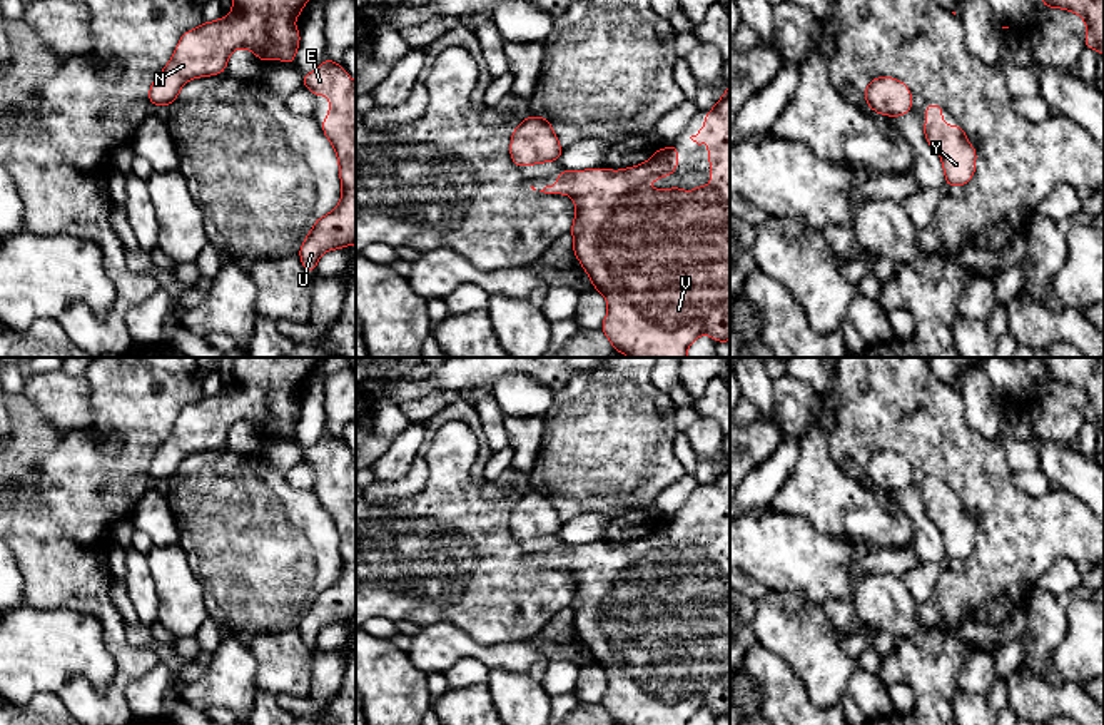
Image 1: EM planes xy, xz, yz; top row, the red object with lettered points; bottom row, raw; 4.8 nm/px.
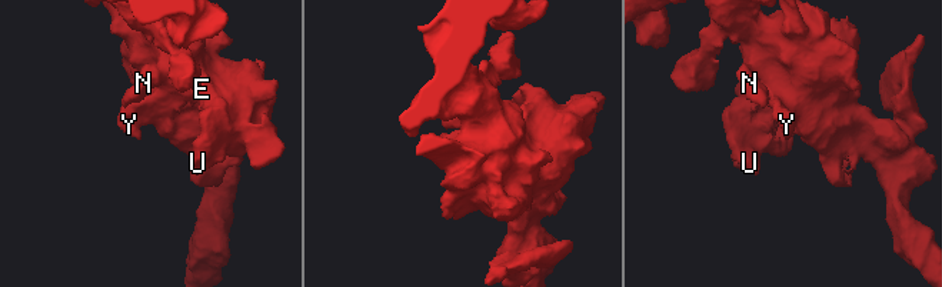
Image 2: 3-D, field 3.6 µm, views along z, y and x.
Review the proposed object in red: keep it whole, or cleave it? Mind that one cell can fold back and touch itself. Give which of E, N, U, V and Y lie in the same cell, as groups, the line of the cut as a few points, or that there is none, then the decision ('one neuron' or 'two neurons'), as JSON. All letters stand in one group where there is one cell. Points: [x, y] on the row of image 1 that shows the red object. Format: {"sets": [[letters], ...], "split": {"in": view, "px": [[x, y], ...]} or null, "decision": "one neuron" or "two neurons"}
{"sets": [["E", "N", "U", "V", "Y"]], "split": null, "decision": "one neuron"}

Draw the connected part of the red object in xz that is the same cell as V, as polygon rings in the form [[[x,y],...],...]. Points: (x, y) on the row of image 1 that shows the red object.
[[[730,85],[725,90],[723,97],[713,105],[713,110],[703,115],[703,120],[708,124],[701,127],[696,135],[690,139],[701,145],[705,140],[710,144],[710,150],[706,157],[712,164],[710,179],[715,182],[713,185],[700,185],[690,189],[691,194],[686,197],[686,190],[680,187],[671,187],[668,190],[655,190],[655,189],[641,189],[641,182],[655,182],[661,175],[673,175],[678,167],[678,150],[676,142],[666,149],[655,150],[653,157],[640,165],[633,165],[623,170],[608,170],[608,169],[586,169],[580,172],[561,170],[558,174],[556,185],[546,185],[544,194],[565,194],[575,199],[576,212],[575,222],[570,232],[575,237],[573,254],[581,262],[585,272],[590,276],[595,291],[603,292],[608,302],[608,312],[601,324],[601,331],[606,334],[608,341],[613,344],[616,352],[625,352],[630,357],[686,357],[688,346],[700,336],[708,334],[715,339],[715,342],[730,341]]]

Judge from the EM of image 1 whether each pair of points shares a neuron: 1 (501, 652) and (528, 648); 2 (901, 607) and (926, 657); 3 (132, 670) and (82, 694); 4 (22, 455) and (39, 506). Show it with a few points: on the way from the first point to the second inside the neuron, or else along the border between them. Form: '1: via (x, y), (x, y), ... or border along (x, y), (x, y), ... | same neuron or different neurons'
1: via (508, 652), (521, 652) | same neuron
2: border along (924, 628), (897, 640) | different neurons
3: via (119, 684), (107, 700), (96, 700) | same neuron
4: border along (17, 488), (39, 490) | different neurons

